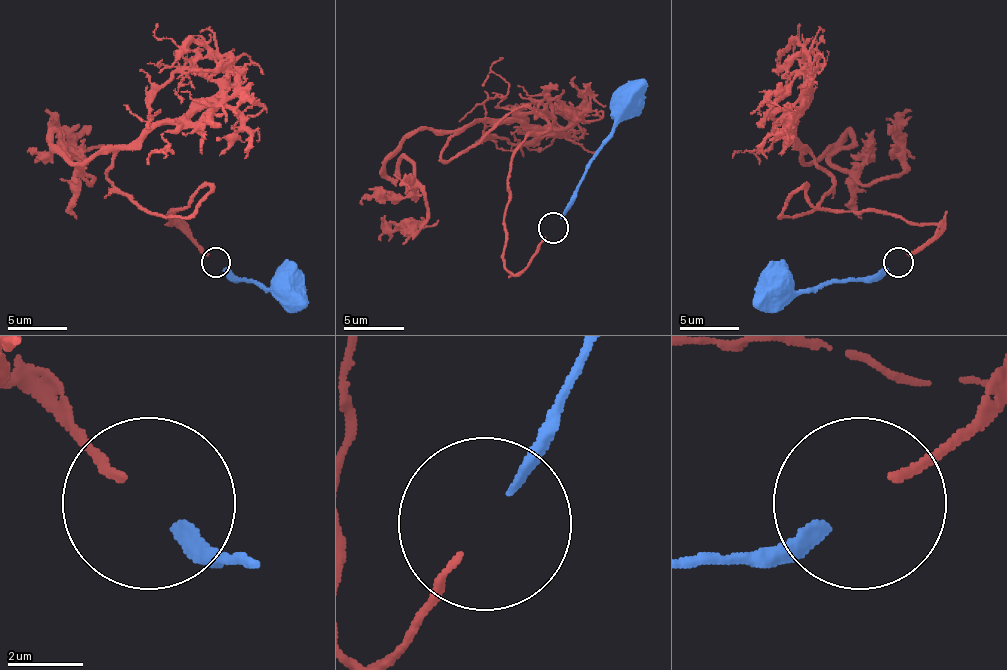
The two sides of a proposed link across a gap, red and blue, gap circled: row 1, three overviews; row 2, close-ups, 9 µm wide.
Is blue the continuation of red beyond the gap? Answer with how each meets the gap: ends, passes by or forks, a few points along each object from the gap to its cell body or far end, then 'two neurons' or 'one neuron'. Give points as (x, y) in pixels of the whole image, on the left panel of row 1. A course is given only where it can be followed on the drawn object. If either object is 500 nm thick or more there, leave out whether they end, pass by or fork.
red ends there; blue ends there; red runs (210, 255), (168, 222), (207, 187), (148, 213), (44, 110); blue runs (221, 269), (230, 278), (245, 278), (269, 290), (275, 290), (280, 275), (286, 281); one neuron

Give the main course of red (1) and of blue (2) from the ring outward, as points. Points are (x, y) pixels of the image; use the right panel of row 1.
1: (907, 255), (943, 228), (819, 210), (804, 187), (780, 216), (834, 184), (807, 151), (893, 178), (910, 110)
2: (890, 269), (875, 278), (842, 278), (807, 290), (789, 290), (772, 275), (772, 281)

